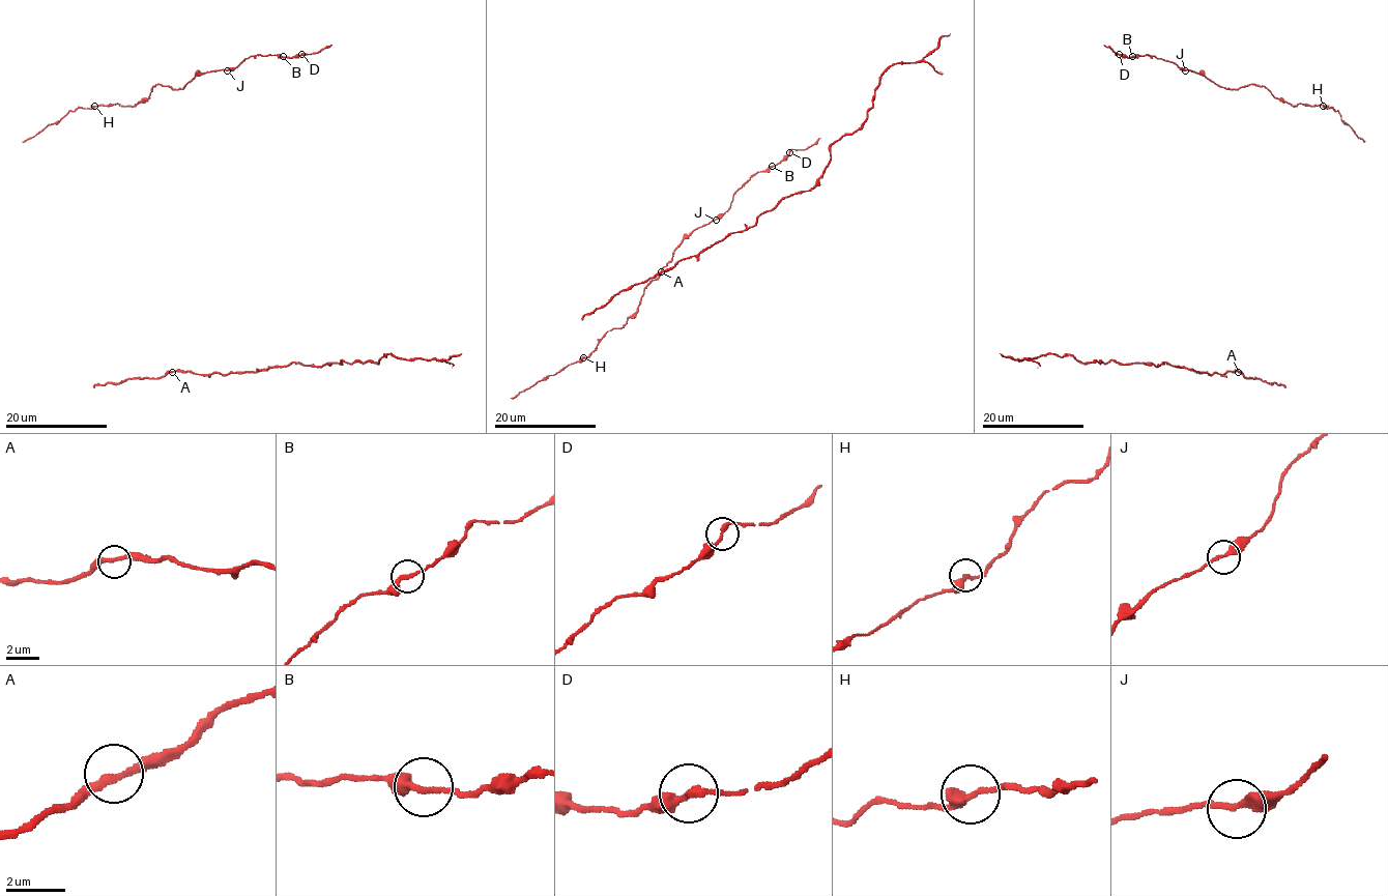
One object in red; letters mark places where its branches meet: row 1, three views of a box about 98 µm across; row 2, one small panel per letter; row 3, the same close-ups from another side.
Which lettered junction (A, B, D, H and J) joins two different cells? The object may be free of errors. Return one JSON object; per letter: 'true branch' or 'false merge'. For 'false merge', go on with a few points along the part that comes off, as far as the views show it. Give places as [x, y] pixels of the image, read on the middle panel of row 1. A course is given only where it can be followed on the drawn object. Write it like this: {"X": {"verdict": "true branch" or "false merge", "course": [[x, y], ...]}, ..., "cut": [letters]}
{"A": {"verdict": "true branch"}, "B": {"verdict": "true branch"}, "D": {"verdict": "true branch"}, "H": {"verdict": "true branch"}, "J": {"verdict": "true branch"}, "cut": []}

